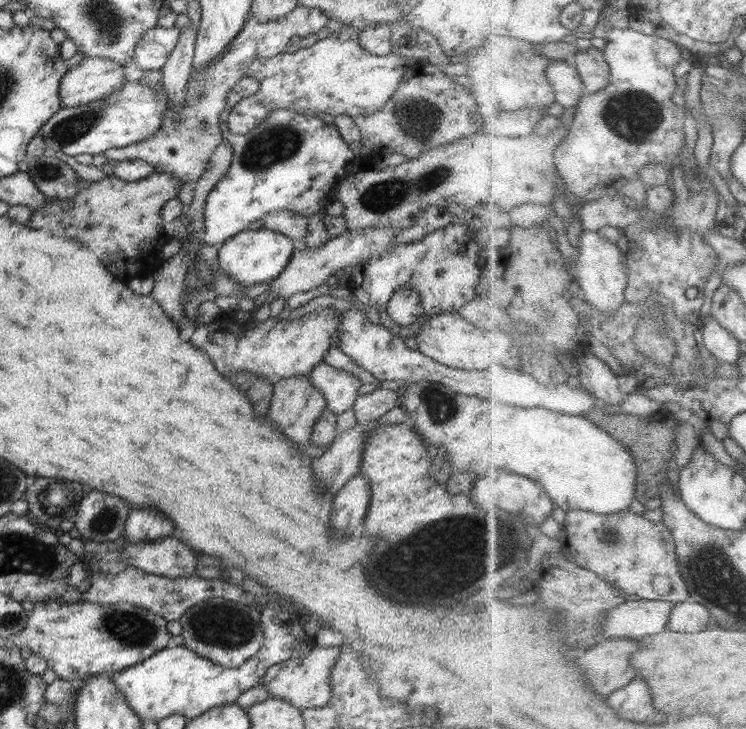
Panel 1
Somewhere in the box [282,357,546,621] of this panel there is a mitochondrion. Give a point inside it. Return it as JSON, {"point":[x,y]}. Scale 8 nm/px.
{"point":[499,542]}

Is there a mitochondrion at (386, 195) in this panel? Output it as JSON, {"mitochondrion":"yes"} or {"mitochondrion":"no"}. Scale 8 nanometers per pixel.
{"mitochondrion":"yes"}

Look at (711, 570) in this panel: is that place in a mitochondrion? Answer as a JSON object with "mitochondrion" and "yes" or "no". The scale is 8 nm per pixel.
{"mitochondrion":"yes"}

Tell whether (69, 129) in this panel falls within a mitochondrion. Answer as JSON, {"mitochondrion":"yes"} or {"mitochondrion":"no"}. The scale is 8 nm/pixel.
{"mitochondrion":"yes"}

